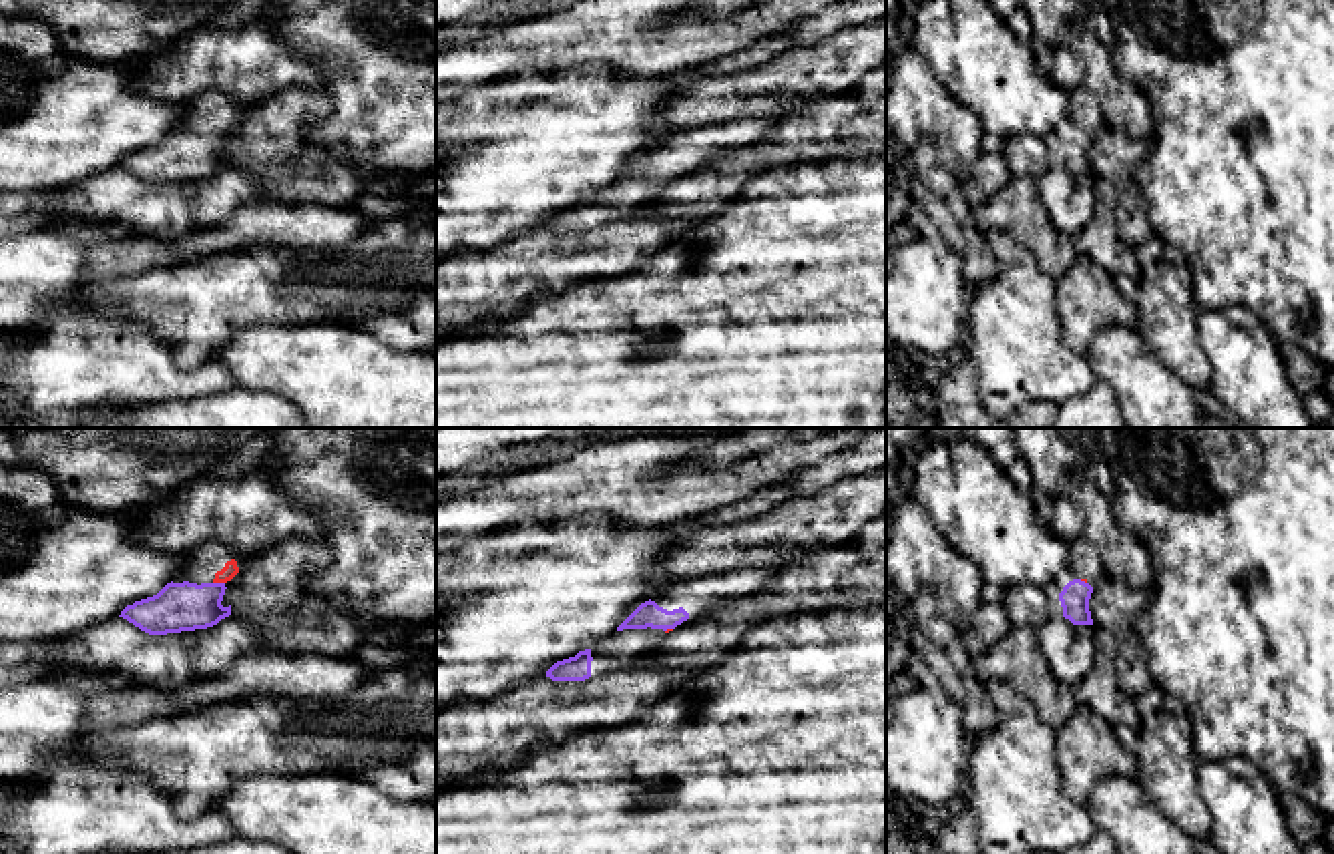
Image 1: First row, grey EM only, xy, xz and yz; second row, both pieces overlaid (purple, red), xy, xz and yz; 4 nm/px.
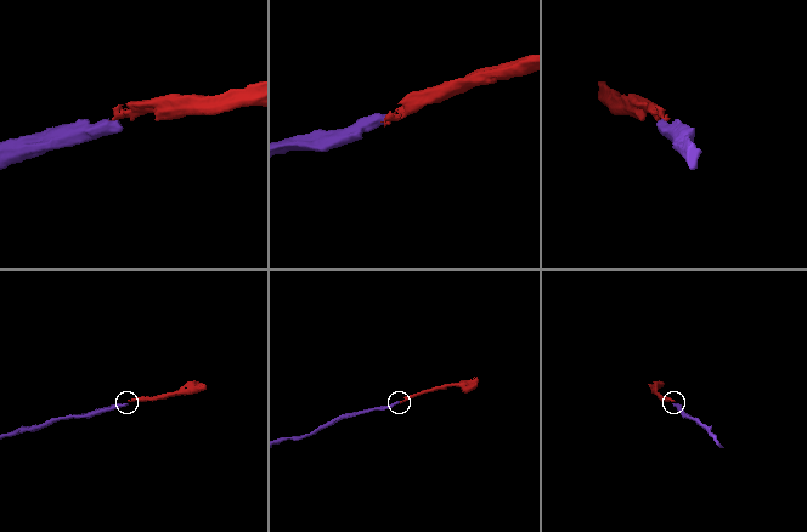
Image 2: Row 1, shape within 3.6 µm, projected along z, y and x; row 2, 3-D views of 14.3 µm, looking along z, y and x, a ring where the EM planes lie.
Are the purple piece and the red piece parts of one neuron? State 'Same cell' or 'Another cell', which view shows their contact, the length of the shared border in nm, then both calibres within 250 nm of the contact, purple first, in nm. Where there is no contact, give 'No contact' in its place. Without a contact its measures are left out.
Same cell. Touches purple in xy. Shared border 50 nm. Thickness 190 nm (purple) against 60 nm

